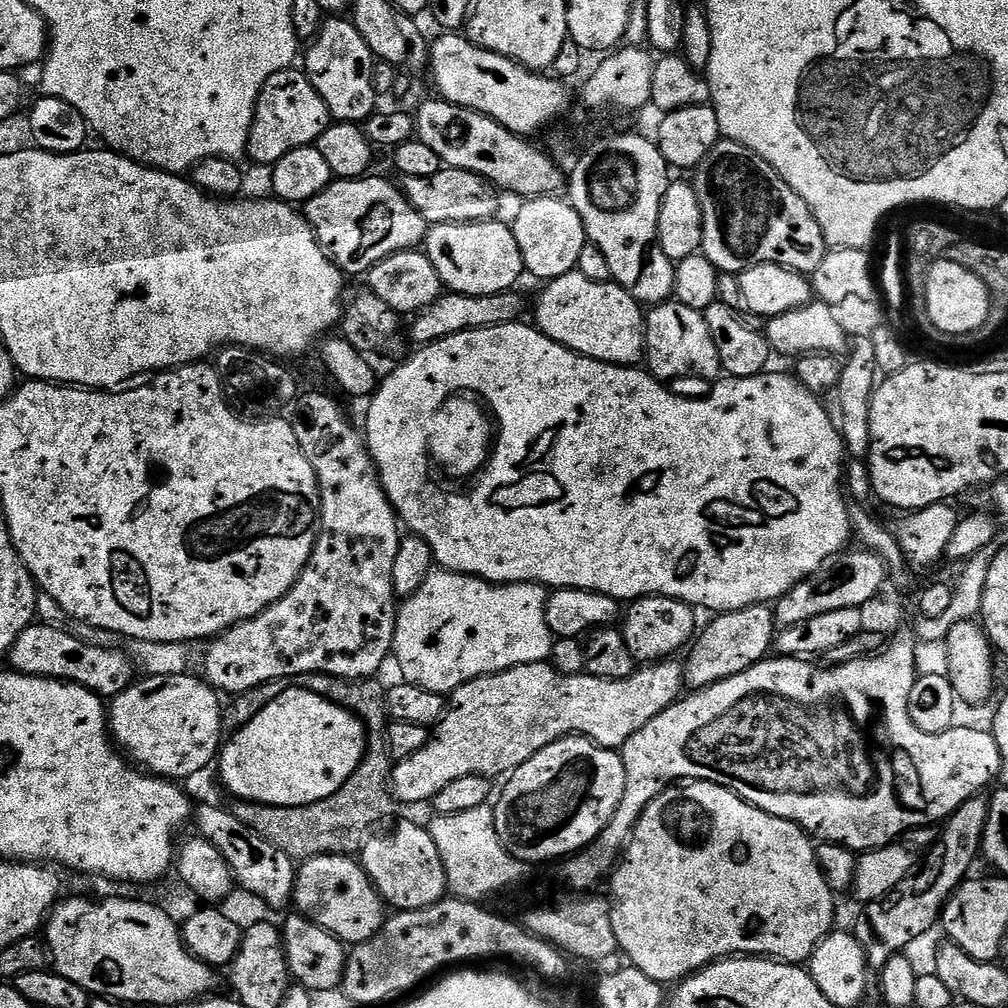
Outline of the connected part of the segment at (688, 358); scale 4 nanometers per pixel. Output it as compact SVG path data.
M675 302L655 305L647 313L644 321L644 350L647 371L661 382L680 380L683 376L697 376L700 380L708 380L707 382L721 379L718 349L710 338L704 313L690 310L690 306L682 306Z

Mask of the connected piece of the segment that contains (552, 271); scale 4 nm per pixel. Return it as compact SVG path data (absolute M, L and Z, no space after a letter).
M538 196L525 199L521 204L524 205L510 220L510 227L524 259L525 273L529 277L537 276L540 282L547 282L577 271L578 254L582 254L586 237L582 218L578 218L571 203L556 196Z

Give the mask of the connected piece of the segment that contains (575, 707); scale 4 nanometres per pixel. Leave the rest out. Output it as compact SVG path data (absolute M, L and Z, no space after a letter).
M673 658L640 666L633 676L621 680L603 680L587 674L564 676L548 662L523 664L492 676L474 678L451 693L444 719L435 725L434 735L428 744L393 767L390 791L399 803L401 800L404 804L427 805L445 786L450 786L450 782L458 782L458 778L507 777L515 768L522 766L522 762L534 758L534 754L547 744L573 734L586 736L602 748L619 750L631 736L642 730L642 726L646 726L646 722L650 722L650 718L658 718L662 710L681 699L680 688L685 687L684 669L678 661Z

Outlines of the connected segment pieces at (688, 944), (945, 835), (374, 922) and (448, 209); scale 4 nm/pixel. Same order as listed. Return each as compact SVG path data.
M693 780L681 783L665 790L661 796L654 798L650 806L642 814L632 832L632 839L622 853L622 859L617 863L610 876L612 896L612 925L616 942L621 953L629 956L631 967L642 970L650 978L665 986L675 985L694 972L705 968L707 964L715 964L717 960L733 956L759 956L775 958L785 964L803 965L812 959L814 950L833 931L836 920L836 900L816 857L816 844L807 832L794 822L778 818L774 814L766 814L766 810L758 810L750 802L746 802L738 794L726 790L709 780Z
M983 795L971 796L943 825L940 840L929 848L924 865L915 874L908 875L891 893L863 905L864 913L856 920L854 935L864 948L869 969L879 970L892 956L908 950L932 927L940 924L940 914L959 884L969 879L972 863L984 847L984 831L988 821L989 801Z
M351 855L316 856L299 865L296 873L294 904L299 915L325 928L345 945L355 946L374 938L384 926L386 905L376 893L376 887L364 872L364 867Z
M441 167L438 174L430 174L430 178L410 178L403 176L399 179L398 187L404 197L422 214L429 225L433 224L473 224L479 220L490 220L497 215L497 189L488 181L466 170Z

